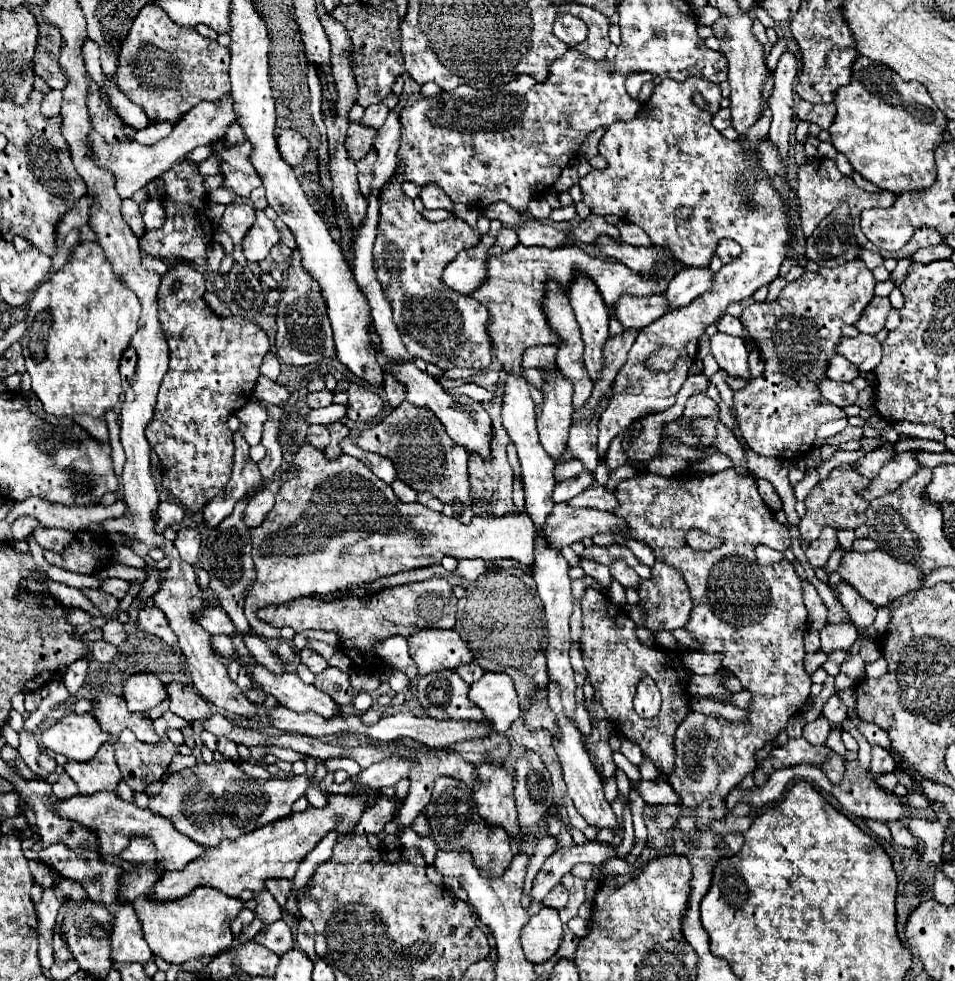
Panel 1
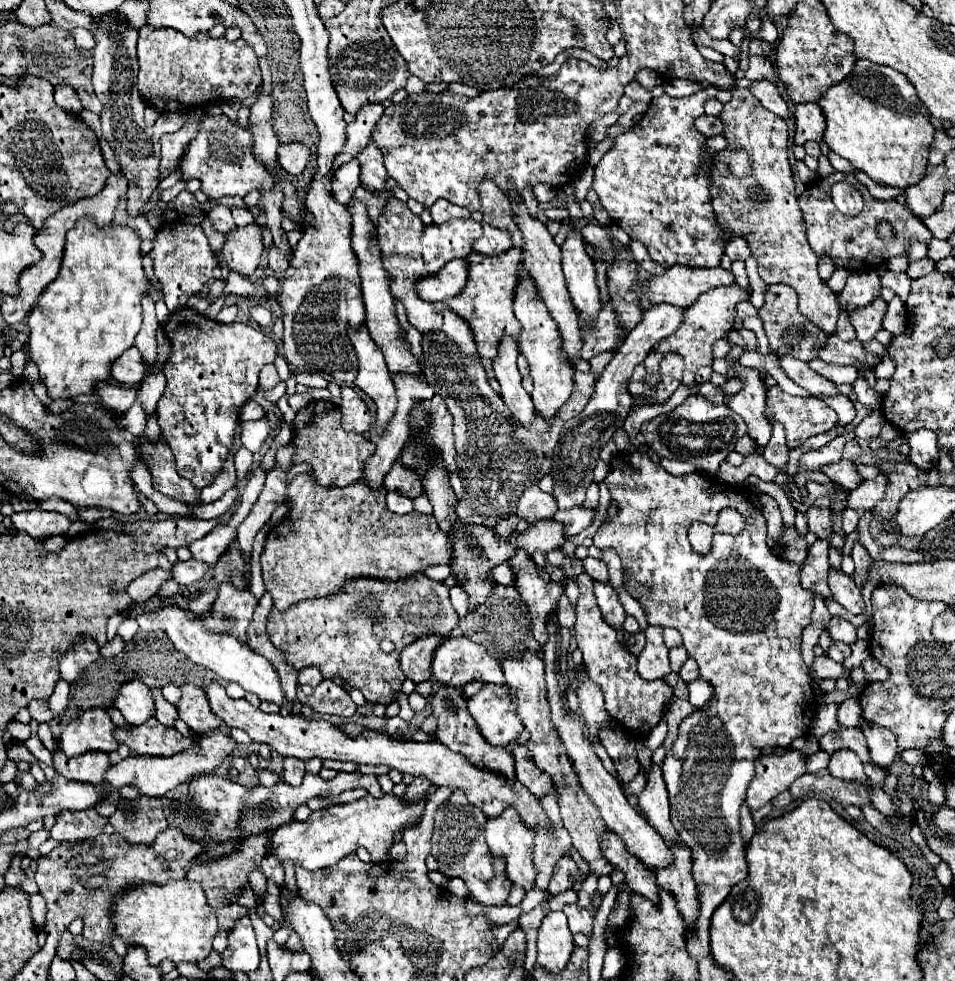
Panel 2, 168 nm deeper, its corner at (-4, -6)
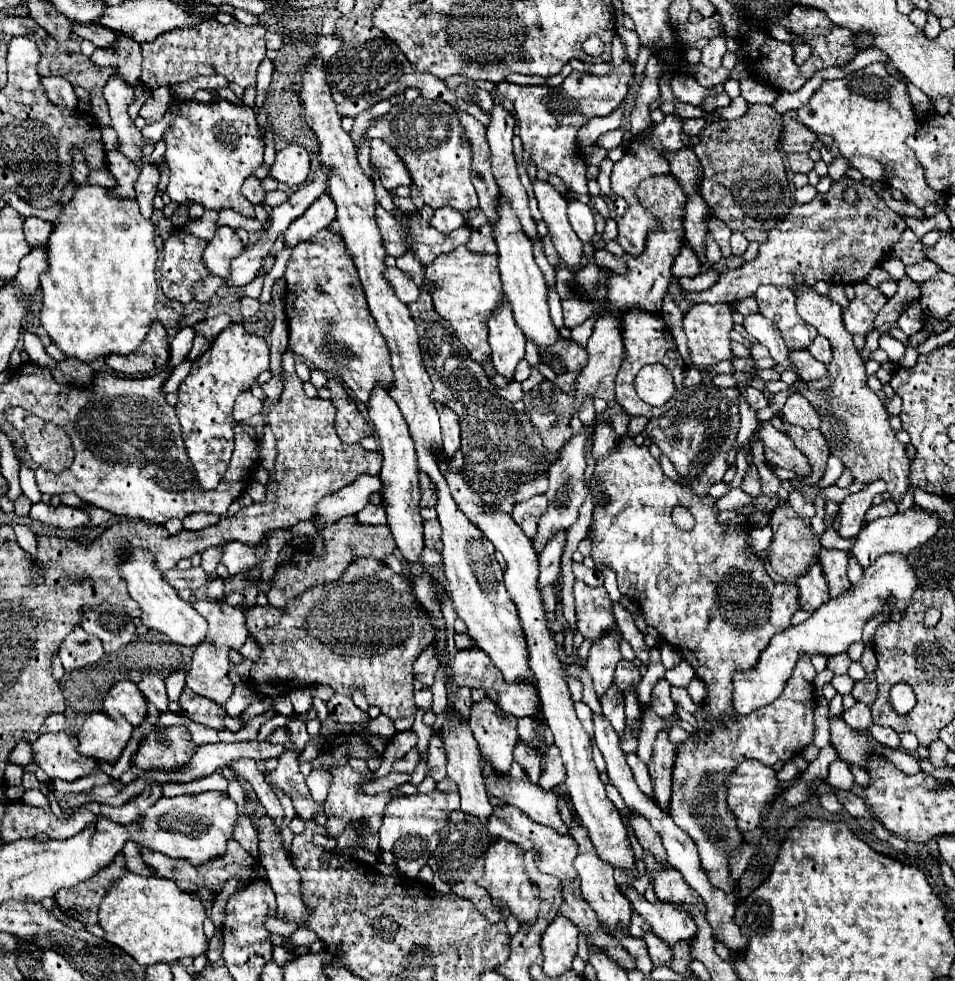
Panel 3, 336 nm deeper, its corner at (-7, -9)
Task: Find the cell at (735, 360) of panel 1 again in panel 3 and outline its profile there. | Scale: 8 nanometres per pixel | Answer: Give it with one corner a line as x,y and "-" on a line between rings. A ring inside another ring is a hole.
768,421
760,423
760,439
764,441
764,455
768,461
790,469
796,473
796,477
810,477
810,461
806,455
802,455
802,451
798,451
794,443
784,433
774,429

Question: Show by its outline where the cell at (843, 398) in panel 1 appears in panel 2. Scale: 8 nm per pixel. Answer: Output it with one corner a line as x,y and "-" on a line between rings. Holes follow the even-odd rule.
779,356
779,364
785,370
785,374
801,388
805,388
811,396
837,396
837,384
831,380
823,380
815,370
811,370
805,362
791,358
791,356

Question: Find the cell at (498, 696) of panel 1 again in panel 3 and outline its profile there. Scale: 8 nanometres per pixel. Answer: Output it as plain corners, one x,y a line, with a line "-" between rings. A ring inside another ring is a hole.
486,697
472,705
470,729
492,771
496,775
508,775
518,743
516,717
502,713
500,707

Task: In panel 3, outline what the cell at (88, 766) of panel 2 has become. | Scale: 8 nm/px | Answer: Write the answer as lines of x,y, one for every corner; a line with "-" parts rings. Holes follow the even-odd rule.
46,733
32,743
32,761
50,779
78,779
82,775
100,773
98,765
90,757
82,757
76,747
78,740
66,733

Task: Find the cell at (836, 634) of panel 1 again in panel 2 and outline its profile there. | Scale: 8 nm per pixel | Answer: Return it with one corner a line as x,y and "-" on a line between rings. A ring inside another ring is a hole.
833,642
827,650
827,656
835,662
843,662
847,656
851,654
851,646
849,644
843,644
843,642

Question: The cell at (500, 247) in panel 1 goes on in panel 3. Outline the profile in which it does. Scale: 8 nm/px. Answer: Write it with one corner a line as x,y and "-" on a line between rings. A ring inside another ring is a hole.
490,223
472,229
472,235
470,235
466,247
468,247
470,251
480,253
480,255
482,255
482,253
496,253
496,243
494,243
494,237
492,237
492,227
490,227

